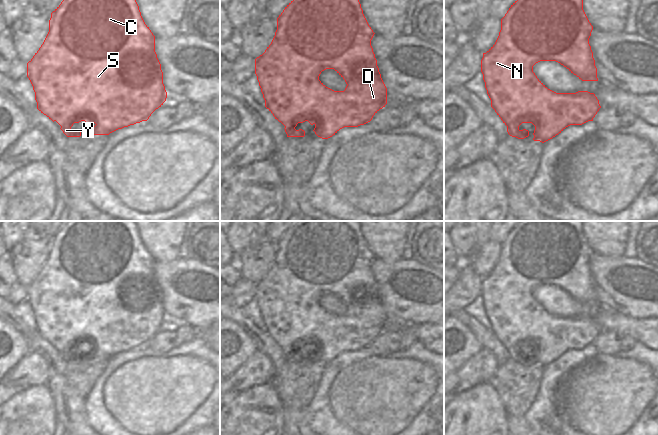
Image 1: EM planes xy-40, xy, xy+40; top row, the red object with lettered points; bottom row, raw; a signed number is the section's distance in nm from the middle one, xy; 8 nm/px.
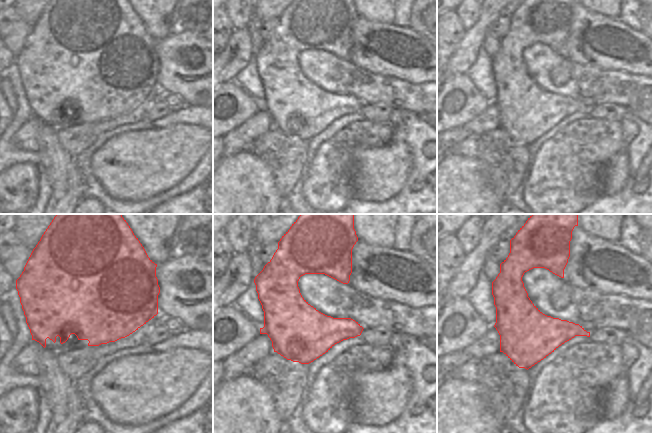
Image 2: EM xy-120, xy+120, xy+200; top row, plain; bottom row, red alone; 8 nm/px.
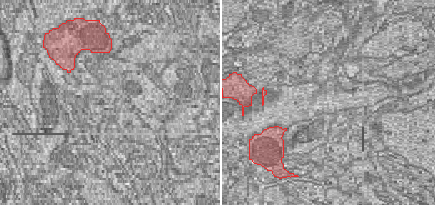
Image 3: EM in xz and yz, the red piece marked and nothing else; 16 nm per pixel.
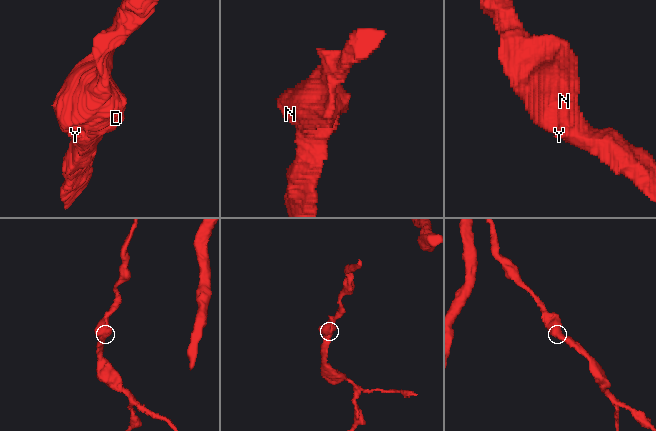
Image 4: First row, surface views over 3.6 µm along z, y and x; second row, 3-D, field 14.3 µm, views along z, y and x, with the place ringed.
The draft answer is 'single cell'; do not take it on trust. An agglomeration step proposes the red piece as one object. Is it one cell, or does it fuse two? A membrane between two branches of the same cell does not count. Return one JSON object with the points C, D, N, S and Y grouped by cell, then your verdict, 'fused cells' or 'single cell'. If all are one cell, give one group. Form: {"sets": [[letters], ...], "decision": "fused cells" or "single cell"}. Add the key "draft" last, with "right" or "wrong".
{"sets": [["C", "D", "N", "S", "Y"]], "decision": "single cell", "draft": "right"}

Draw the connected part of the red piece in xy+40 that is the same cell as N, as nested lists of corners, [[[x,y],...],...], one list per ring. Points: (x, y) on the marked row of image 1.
[[[517,0],[511,5],[501,19],[501,30],[495,44],[483,53],[481,60],[481,72],[491,107],[507,126],[510,136],[518,139],[528,137],[529,131],[520,130],[519,126],[522,123],[532,123],[535,126],[533,140],[544,143],[570,125],[593,121],[601,108],[594,93],[556,93],[548,89],[533,72],[533,66],[540,61],[556,61],[582,81],[598,81],[597,68],[589,44],[592,30],[593,26],[583,10],[583,0]]]

